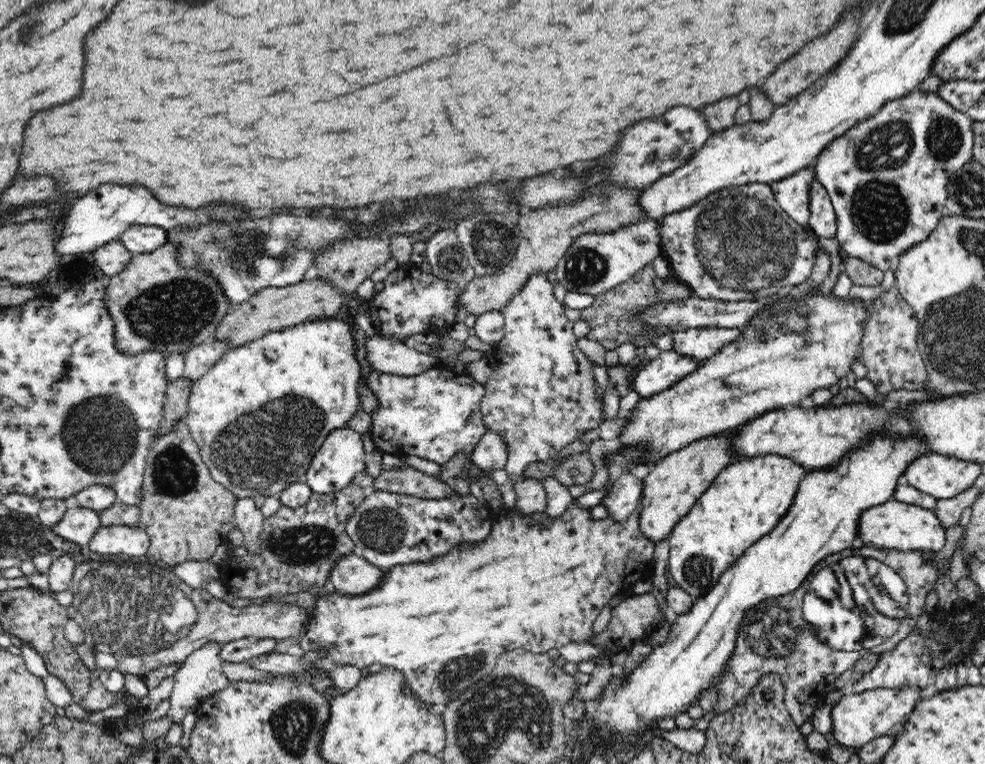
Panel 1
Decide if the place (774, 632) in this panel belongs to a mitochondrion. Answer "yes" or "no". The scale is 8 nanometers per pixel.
yes

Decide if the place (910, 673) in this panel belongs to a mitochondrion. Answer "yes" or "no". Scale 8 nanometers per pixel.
no

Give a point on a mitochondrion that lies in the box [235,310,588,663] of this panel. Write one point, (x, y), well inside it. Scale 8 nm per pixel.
(309, 545)

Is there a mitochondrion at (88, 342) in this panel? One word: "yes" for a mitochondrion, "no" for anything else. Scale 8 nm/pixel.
no

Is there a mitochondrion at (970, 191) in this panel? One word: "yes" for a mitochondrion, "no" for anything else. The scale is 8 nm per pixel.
yes

